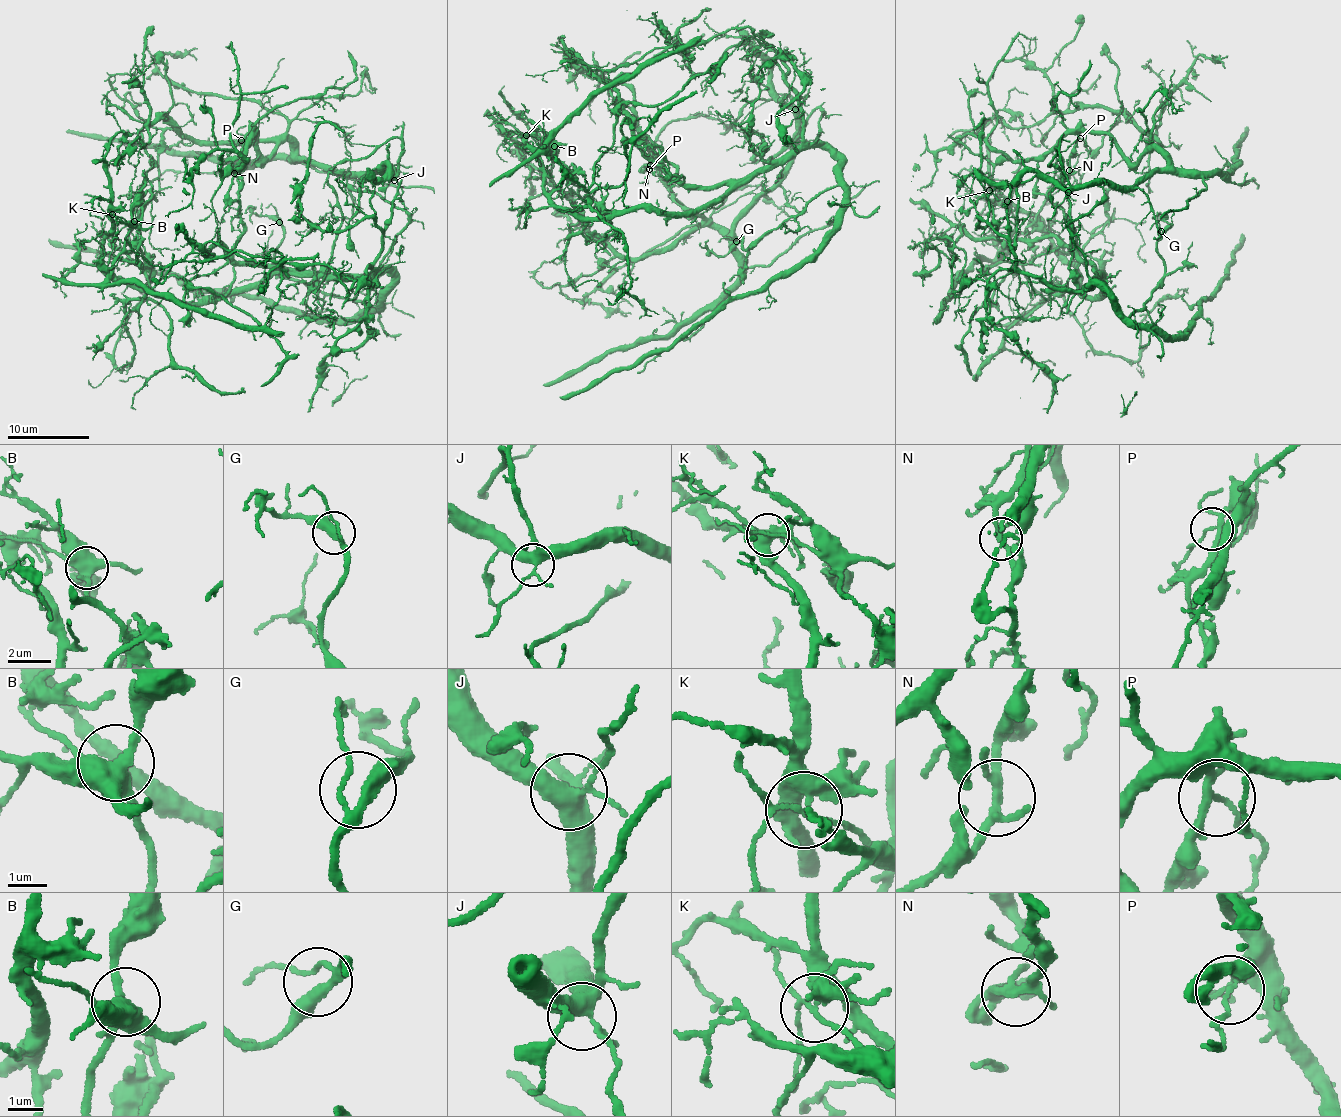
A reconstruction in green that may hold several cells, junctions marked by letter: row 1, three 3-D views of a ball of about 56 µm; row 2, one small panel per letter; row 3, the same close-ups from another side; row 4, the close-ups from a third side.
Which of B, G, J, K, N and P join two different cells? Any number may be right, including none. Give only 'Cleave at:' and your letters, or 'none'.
Cleave at: K, N

